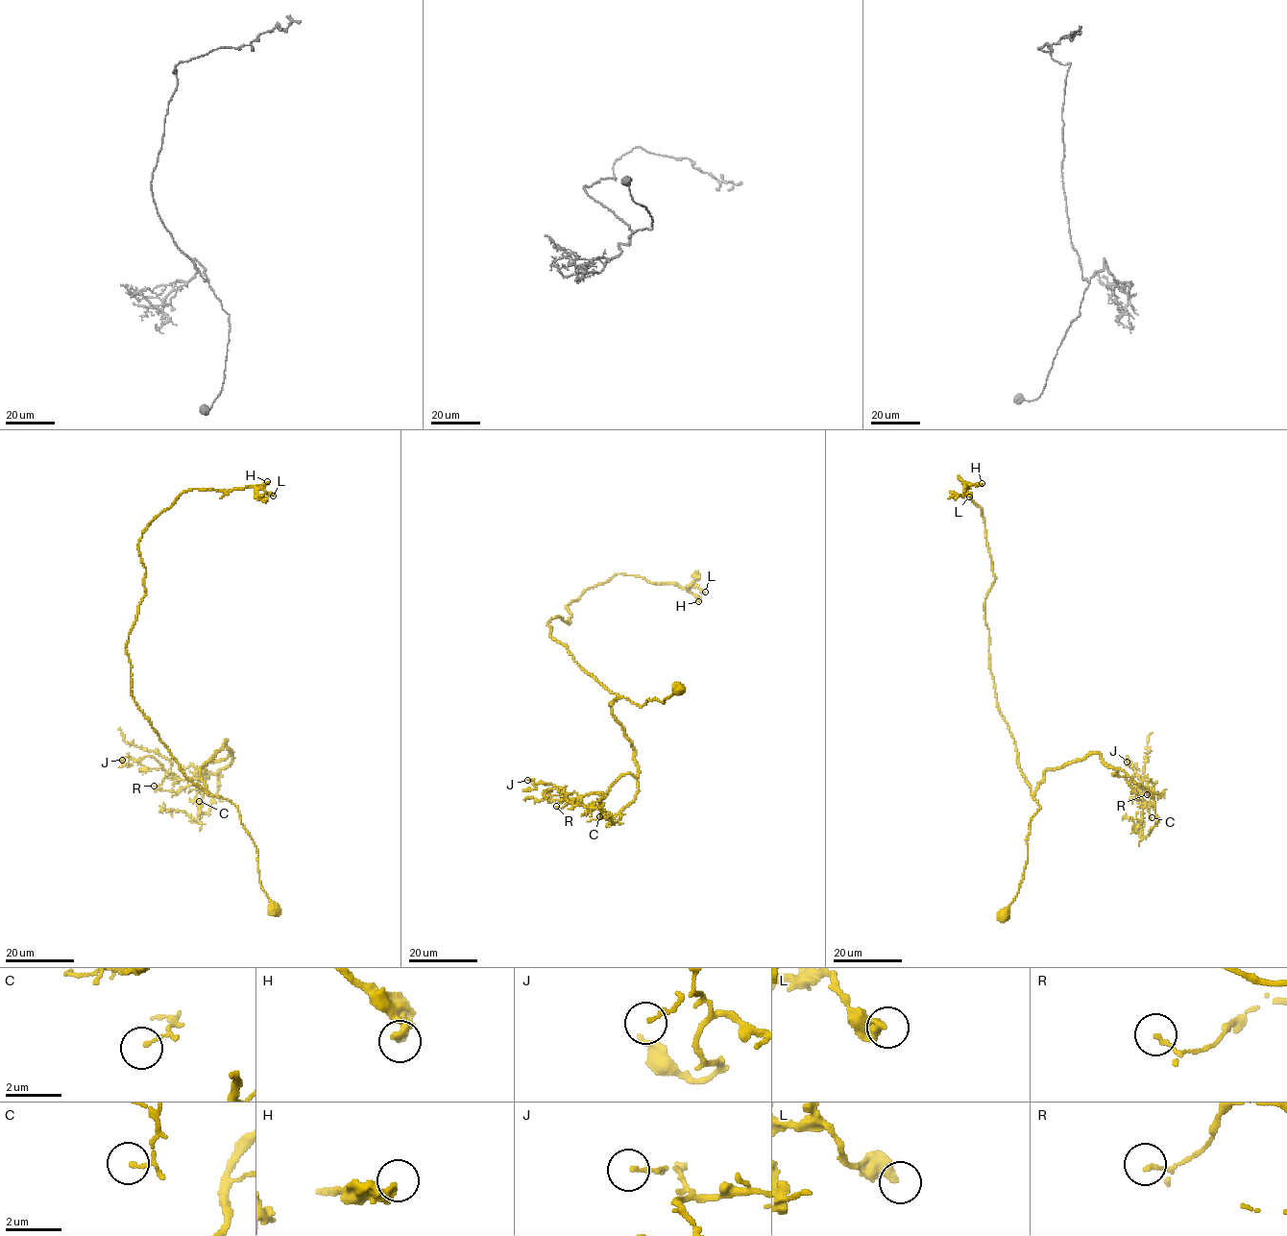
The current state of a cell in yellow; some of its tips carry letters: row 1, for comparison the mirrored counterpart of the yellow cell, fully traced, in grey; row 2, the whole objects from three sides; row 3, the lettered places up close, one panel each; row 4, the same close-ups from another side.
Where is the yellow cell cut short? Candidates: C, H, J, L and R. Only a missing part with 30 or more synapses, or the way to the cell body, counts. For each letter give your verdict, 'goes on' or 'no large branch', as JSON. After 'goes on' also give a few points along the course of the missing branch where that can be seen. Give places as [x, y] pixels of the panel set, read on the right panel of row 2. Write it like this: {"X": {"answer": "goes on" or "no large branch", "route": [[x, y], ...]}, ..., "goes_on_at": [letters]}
{"C": {"answer": "no large branch"}, "H": {"answer": "goes on"}, "J": {"answer": "no large branch"}, "L": {"answer": "no large branch"}, "R": {"answer": "no large branch"}, "goes_on_at": ["H"]}

